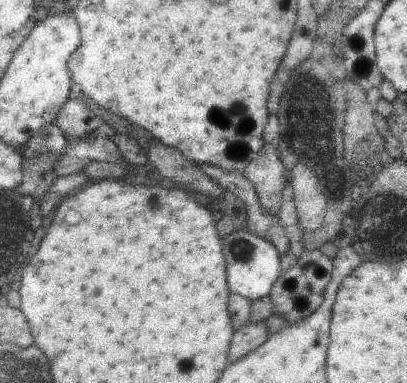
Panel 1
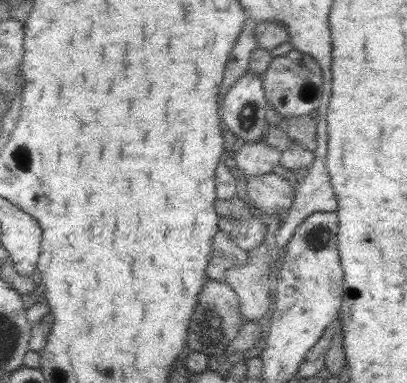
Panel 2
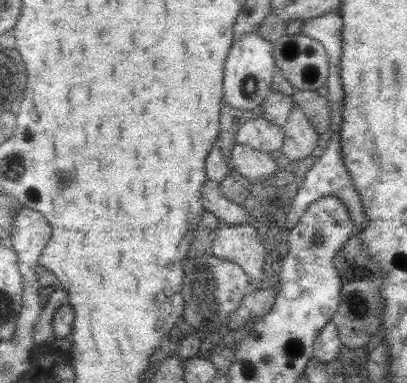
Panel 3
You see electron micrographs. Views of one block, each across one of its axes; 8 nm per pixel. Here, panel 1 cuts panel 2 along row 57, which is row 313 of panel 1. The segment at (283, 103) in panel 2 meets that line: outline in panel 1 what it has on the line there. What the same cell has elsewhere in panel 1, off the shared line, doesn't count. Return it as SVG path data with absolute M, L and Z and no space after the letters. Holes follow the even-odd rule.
M321 248L311 252L311 250L301 250L301 254L297 256L297 262L287 270L281 272L281 276L275 280L275 284L271 286L271 300L273 300L273 314L283 316L285 324L295 324L297 320L303 320L307 316L311 316L317 306L323 302L323 292L325 286L331 280L331 272L333 272L333 262L335 258L323 256Z

